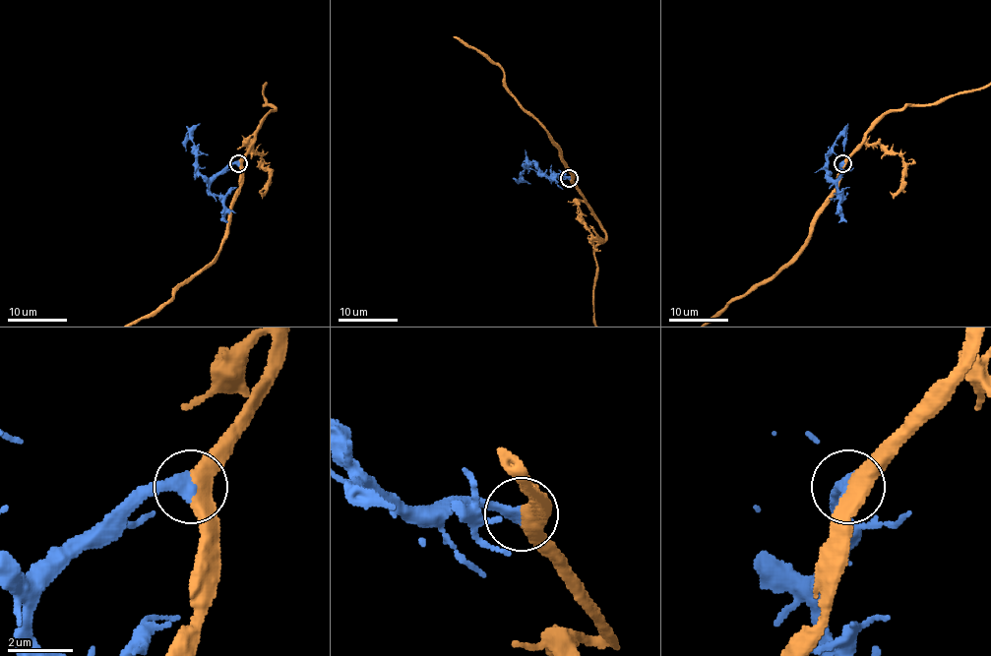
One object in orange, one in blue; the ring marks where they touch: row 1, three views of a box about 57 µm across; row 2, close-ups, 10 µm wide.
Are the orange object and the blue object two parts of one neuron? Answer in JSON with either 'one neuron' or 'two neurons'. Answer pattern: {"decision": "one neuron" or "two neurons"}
{"decision": "one neuron"}

